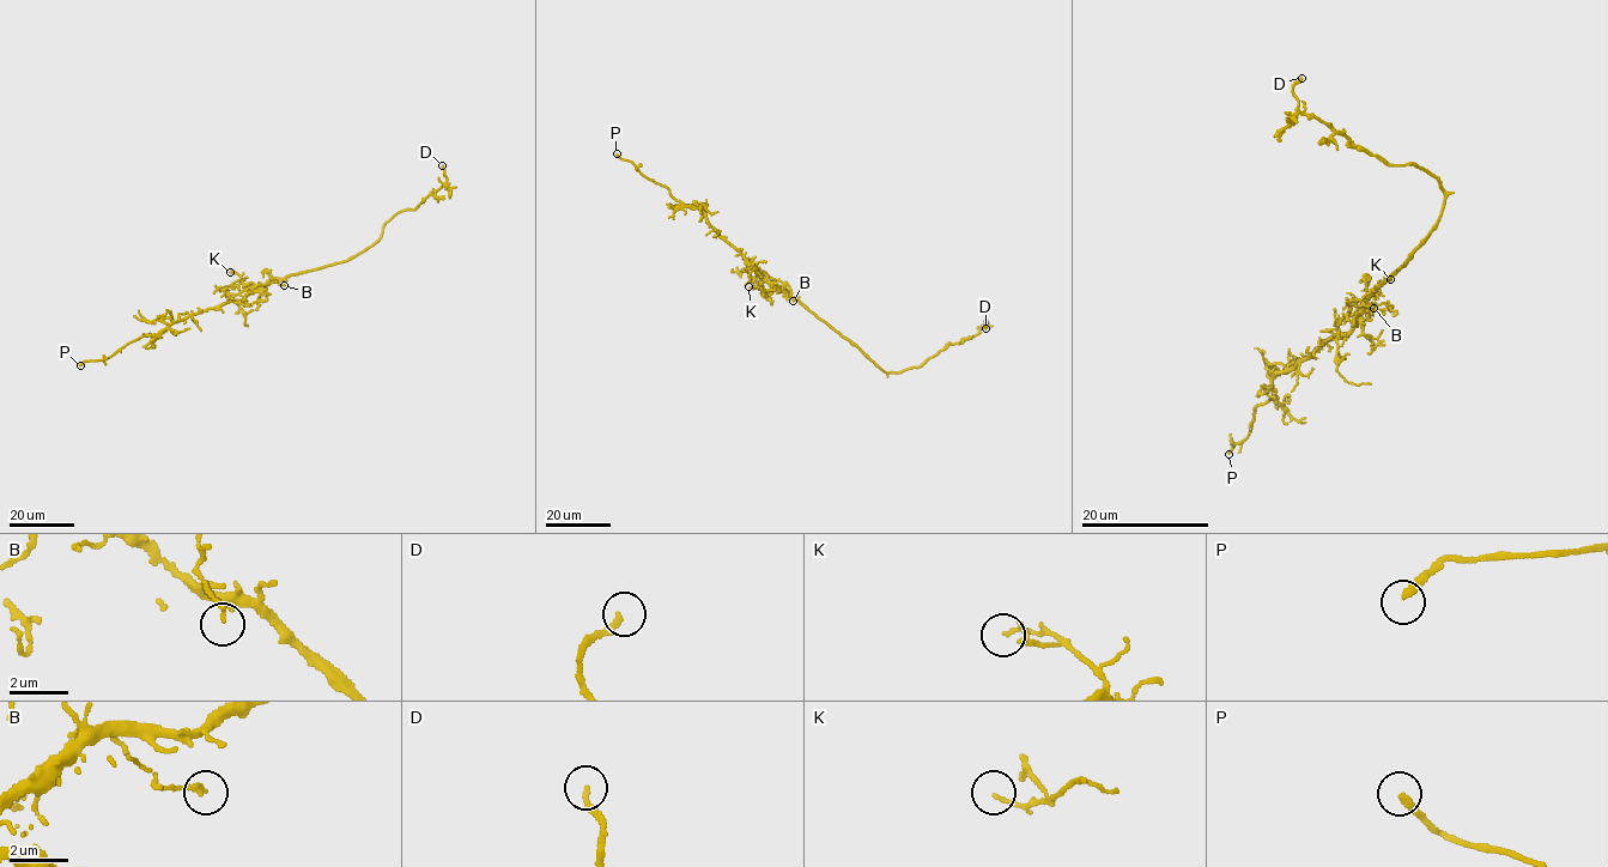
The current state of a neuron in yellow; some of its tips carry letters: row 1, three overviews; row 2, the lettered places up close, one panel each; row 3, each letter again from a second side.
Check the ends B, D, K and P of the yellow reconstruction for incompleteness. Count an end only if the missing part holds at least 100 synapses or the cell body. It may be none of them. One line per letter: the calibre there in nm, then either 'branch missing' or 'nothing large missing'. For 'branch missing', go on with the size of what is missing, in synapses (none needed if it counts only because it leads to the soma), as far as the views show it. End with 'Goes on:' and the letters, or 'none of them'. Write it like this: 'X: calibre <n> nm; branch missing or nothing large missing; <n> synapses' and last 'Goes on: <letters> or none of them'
B: calibre 130 nm; nothing large missing
D: calibre 180 nm; nothing large missing
K: calibre 110 nm; nothing large missing
P: calibre 240 nm; branch missing
Goes on: P

